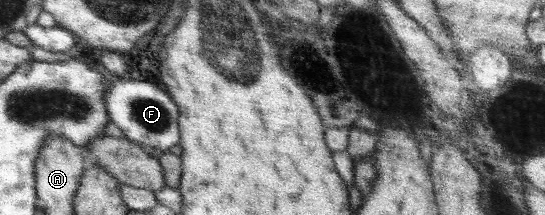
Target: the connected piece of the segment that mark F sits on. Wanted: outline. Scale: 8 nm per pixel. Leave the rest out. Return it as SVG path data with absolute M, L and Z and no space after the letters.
M127 77L113 78L112 82L107 82L105 107L107 107L108 120L118 126L130 142L139 144L139 146L155 153L169 153L169 148L179 143L179 120L181 118L179 107L162 85Z

